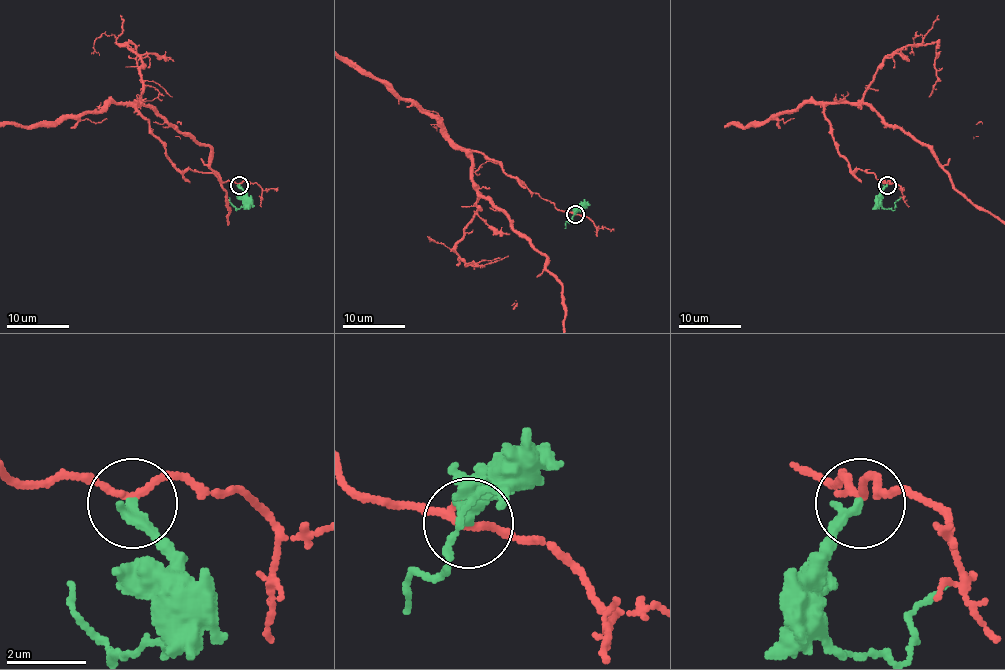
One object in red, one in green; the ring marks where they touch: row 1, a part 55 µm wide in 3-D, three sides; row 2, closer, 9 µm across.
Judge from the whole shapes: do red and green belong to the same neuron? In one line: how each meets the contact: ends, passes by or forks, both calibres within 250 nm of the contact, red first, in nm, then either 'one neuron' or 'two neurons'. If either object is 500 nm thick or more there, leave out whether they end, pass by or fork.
red passes by | green ends | 170/320 nm | two neurons

